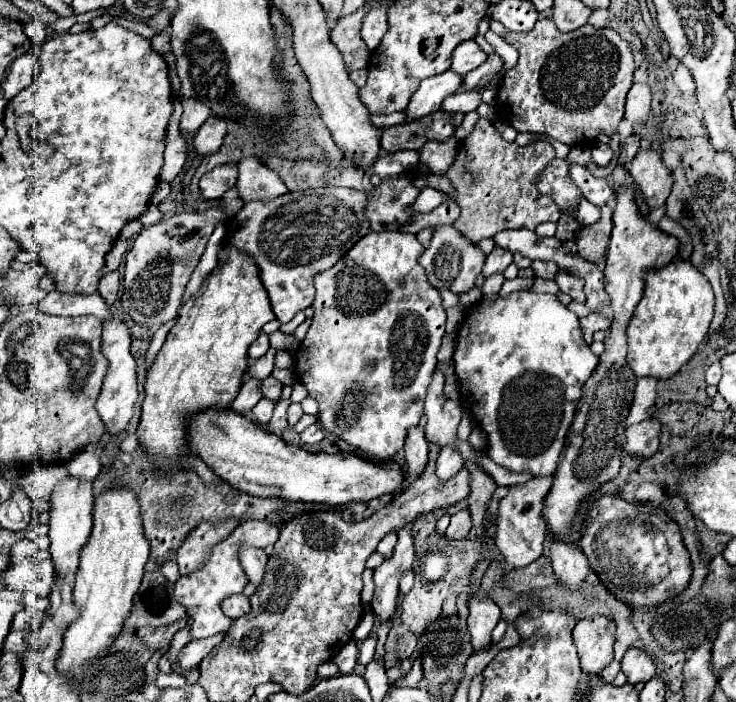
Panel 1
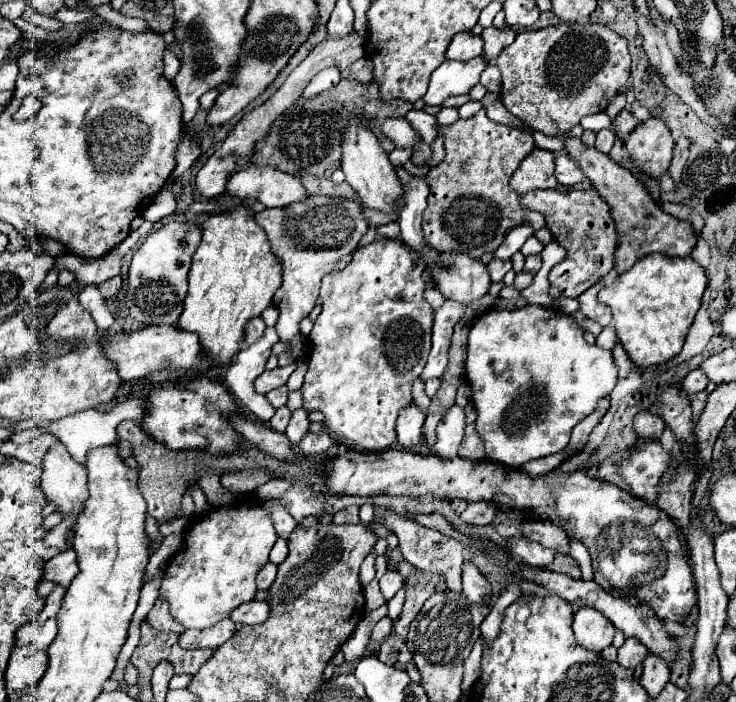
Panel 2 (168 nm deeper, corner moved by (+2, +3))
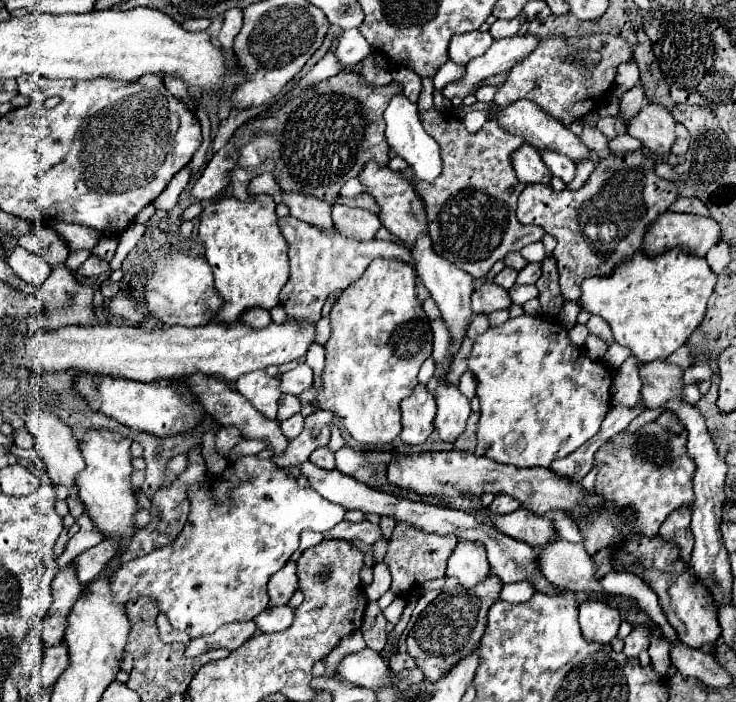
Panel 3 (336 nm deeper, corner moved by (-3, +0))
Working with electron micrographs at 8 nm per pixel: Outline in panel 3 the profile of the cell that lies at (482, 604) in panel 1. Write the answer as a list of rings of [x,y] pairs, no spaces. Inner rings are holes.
[[[460,541],[448,557],[446,575],[456,577],[464,587],[474,587],[480,579],[486,579],[490,565],[484,545],[480,541]]]

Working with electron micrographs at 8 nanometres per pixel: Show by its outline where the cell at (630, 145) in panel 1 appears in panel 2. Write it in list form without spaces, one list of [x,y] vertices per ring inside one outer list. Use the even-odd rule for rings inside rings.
[[[623,110],[623,112],[613,120],[613,130],[615,130],[617,138],[619,138],[621,142],[625,142],[625,140],[629,138],[629,134],[637,128],[637,124],[639,124],[639,120],[633,118],[629,112]]]

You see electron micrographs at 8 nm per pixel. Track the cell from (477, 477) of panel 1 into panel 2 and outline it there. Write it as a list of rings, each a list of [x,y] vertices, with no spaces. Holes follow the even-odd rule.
[[[475,424],[465,426],[465,436],[463,442],[459,444],[459,458],[465,460],[485,460],[485,448],[483,440],[475,430]]]

